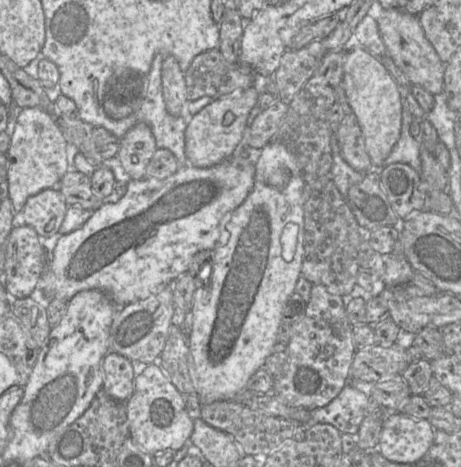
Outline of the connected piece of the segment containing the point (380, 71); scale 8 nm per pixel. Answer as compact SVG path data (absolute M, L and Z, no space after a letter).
M352 46L345 55L342 87L362 130L373 169L381 168L401 132L402 104L397 85L375 55L360 46Z

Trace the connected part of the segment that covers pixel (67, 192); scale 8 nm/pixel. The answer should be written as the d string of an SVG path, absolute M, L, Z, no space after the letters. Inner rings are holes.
M74 168L60 180L59 190L68 206L95 210L104 202L95 196L90 177Z

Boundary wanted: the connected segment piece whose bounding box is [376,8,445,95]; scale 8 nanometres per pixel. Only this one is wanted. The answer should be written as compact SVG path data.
M392 8L379 10L377 24L380 36L387 50L387 55L403 72L412 85L417 85L432 95L443 92L445 63L426 38L418 15Z

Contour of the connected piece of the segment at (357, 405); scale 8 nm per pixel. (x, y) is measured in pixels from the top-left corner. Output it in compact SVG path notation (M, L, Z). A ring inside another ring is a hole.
M348 382L329 404L311 410L308 422L300 424L331 424L341 433L355 436L367 415L367 407L368 396Z

